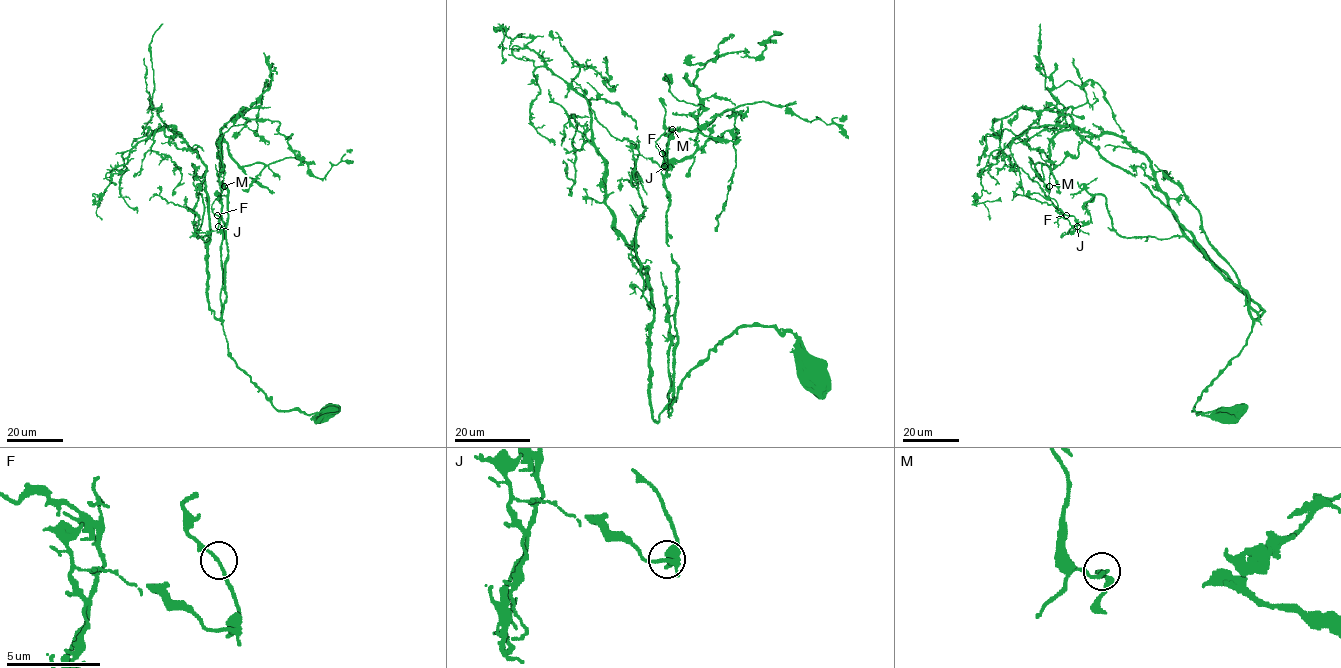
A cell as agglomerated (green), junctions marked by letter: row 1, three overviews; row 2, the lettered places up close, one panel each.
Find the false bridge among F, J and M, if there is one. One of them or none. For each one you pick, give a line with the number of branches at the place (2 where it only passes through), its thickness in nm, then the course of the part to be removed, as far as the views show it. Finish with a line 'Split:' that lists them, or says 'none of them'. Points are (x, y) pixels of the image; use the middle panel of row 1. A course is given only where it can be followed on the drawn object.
Split: none of them

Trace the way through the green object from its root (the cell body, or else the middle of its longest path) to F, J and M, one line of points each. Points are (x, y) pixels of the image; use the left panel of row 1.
F: (329, 410), (278, 410), (231, 356), (208, 301), (199, 194), (194, 230), (215, 230), (217, 215)
J: (329, 410), (278, 410), (231, 356), (208, 301), (210, 236), (196, 237), (199, 194), (194, 230), (218, 226)
M: (329, 410), (278, 410), (228, 352), (208, 301), (200, 194), (194, 225), (217, 229), (211, 205), (224, 186)

